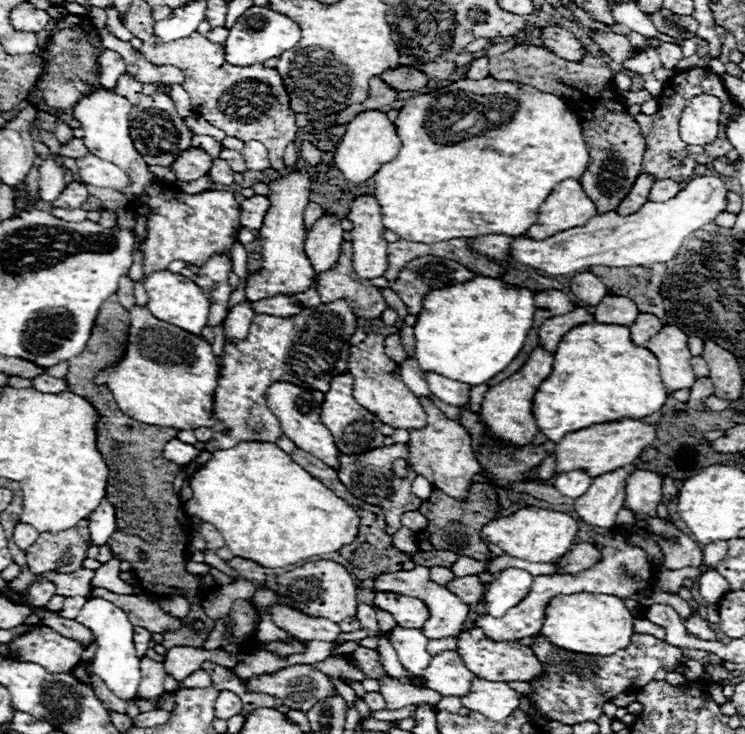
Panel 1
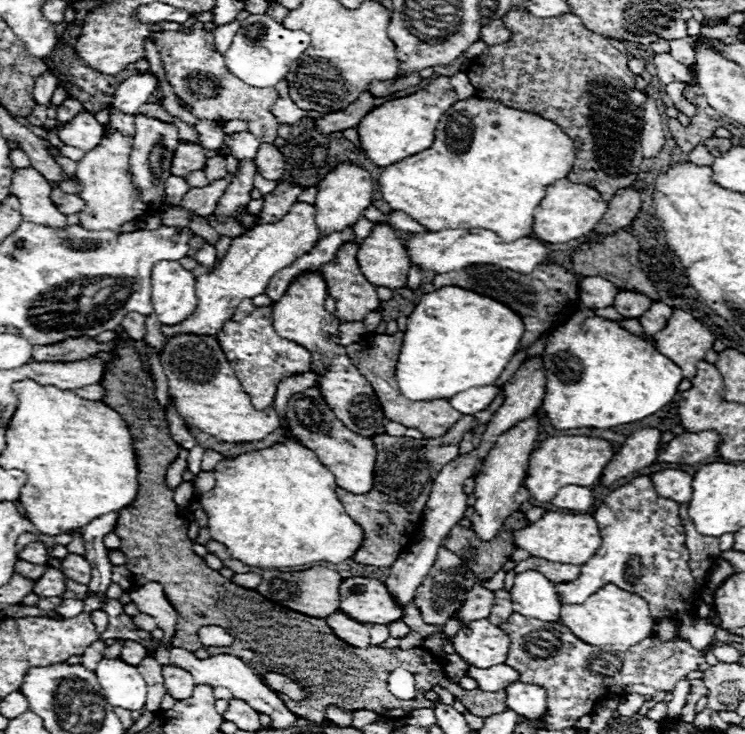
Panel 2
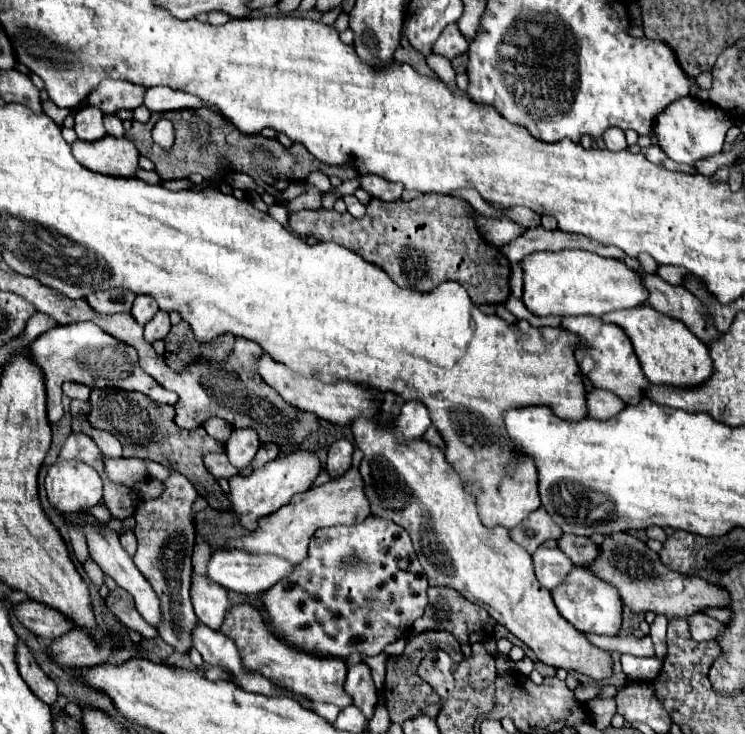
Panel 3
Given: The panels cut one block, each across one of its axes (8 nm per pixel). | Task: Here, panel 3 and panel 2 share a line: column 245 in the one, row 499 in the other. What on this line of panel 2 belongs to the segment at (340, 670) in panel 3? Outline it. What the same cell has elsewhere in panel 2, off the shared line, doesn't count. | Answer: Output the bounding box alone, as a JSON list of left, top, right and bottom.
[556,476,718,650]

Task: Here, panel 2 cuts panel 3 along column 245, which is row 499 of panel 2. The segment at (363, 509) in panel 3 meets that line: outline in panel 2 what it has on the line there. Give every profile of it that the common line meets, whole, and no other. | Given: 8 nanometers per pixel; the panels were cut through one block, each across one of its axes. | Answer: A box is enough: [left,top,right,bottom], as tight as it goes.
[526,436,614,502]

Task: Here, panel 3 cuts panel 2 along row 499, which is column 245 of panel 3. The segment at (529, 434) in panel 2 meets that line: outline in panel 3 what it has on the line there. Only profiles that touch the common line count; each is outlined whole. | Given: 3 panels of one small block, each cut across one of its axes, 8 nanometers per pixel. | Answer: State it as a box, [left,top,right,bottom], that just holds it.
[230,452,320,530]

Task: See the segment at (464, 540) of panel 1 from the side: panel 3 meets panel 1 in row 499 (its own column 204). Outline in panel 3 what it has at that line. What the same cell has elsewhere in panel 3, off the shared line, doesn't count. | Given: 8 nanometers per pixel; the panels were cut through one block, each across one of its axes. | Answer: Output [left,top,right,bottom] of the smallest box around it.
[88,388,226,502]

